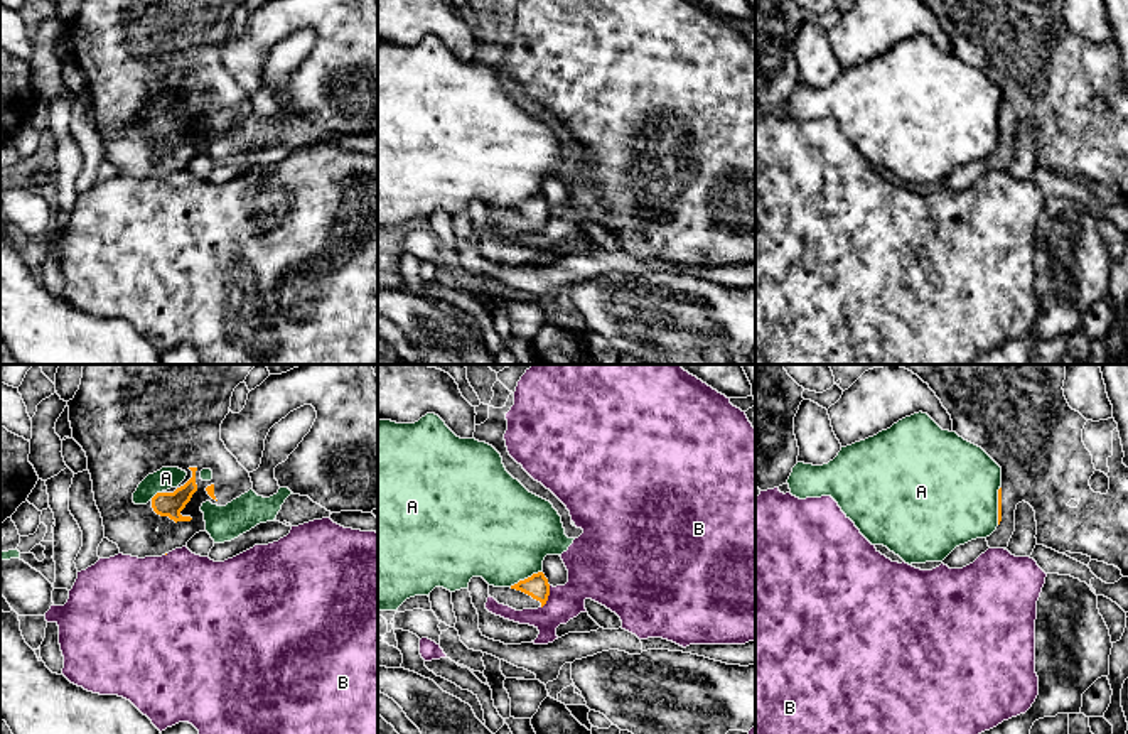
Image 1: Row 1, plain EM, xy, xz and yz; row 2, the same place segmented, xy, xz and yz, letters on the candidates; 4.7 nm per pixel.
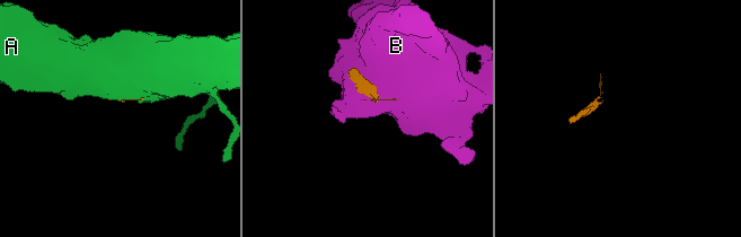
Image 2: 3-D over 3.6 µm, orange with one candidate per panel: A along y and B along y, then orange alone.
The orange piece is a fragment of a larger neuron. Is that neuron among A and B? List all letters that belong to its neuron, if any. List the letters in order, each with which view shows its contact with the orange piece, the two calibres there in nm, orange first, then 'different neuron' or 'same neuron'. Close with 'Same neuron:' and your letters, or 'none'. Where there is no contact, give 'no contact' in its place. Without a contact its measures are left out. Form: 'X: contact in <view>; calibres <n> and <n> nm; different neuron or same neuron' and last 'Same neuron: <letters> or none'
A: contact in xz; calibres 120 and 460 nm; different neuron
B: contact in xz; calibres 120 and 240 nm; different neuron
Same neuron: none

